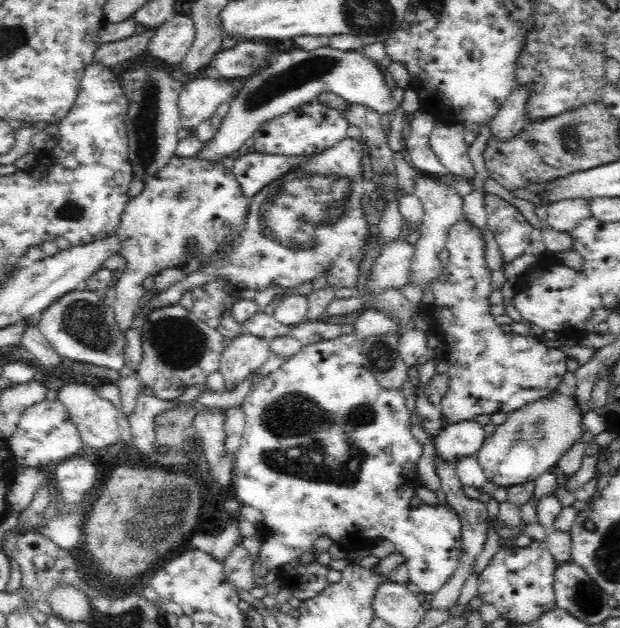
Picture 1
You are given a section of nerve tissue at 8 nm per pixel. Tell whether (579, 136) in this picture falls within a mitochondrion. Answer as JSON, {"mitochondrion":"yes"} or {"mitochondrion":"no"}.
{"mitochondrion":"yes"}

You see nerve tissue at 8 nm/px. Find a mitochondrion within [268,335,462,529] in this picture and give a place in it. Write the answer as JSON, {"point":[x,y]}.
{"point":[382,358]}

